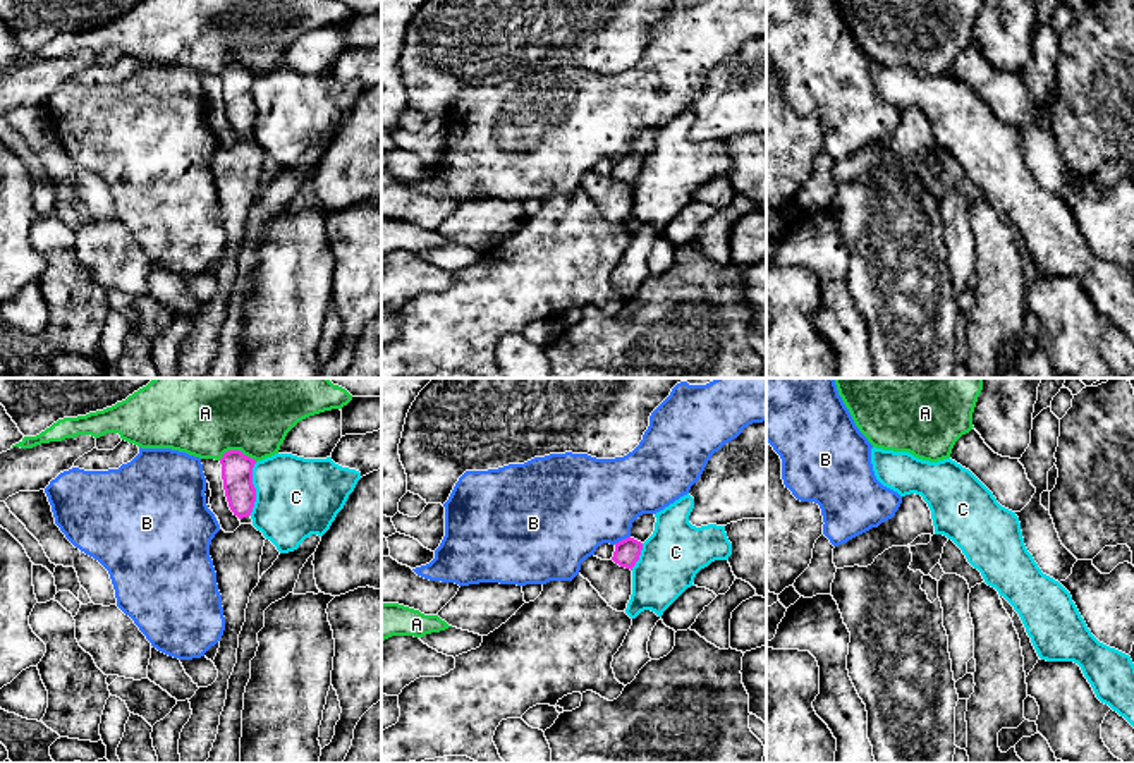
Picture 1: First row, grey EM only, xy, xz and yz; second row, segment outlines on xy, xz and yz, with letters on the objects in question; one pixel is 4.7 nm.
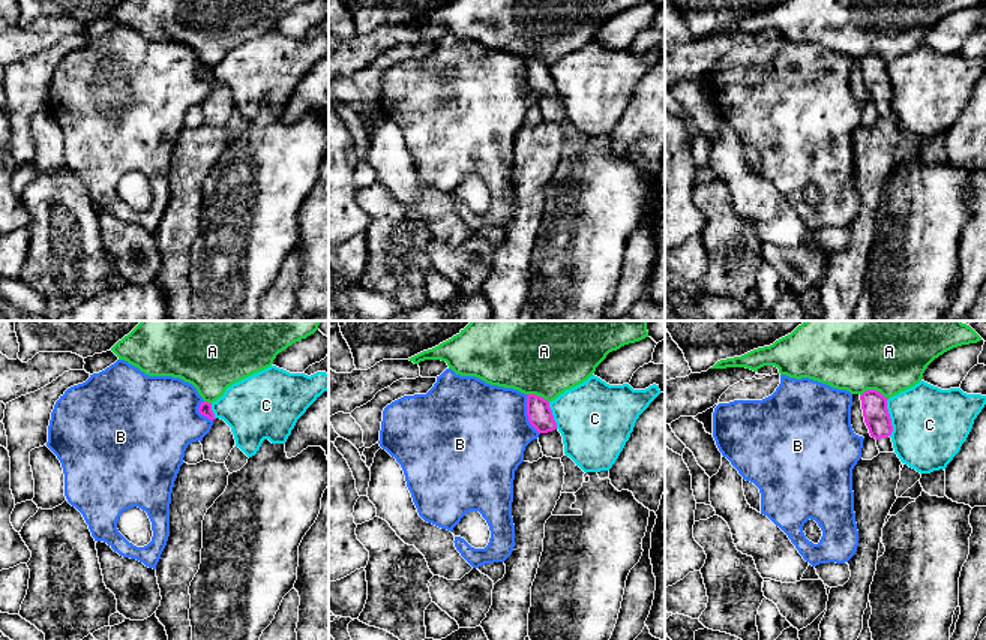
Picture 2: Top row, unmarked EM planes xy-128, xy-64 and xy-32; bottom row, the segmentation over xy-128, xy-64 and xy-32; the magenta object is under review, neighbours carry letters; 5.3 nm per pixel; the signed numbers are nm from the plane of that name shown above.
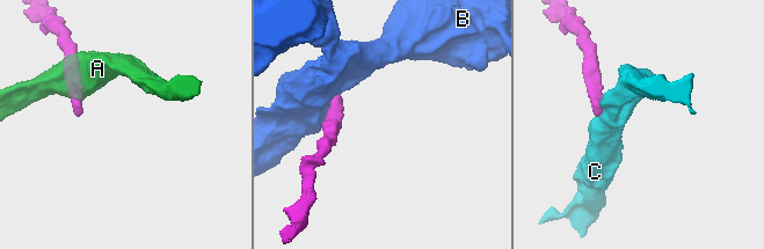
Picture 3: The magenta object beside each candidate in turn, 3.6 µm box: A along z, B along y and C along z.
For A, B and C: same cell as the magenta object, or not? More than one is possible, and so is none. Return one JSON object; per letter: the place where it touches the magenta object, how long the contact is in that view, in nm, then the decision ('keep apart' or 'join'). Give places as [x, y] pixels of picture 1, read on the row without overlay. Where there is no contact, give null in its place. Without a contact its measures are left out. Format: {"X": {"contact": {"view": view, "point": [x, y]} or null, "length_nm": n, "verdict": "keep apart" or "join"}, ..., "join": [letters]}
{"A": {"contact": {"view": "xy", "point": [237, 66]}, "length_nm": 180, "verdict": "keep apart"}, "B": {"contact": {"view": "xz", "point": [622, 155]}, "length_nm": 90, "verdict": "keep apart"}, "C": {"contact": {"view": "xy", "point": [255, 103]}, "length_nm": 260, "verdict": "keep apart"}, "join": []}

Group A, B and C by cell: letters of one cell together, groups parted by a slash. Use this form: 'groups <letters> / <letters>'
groups A / B / C

